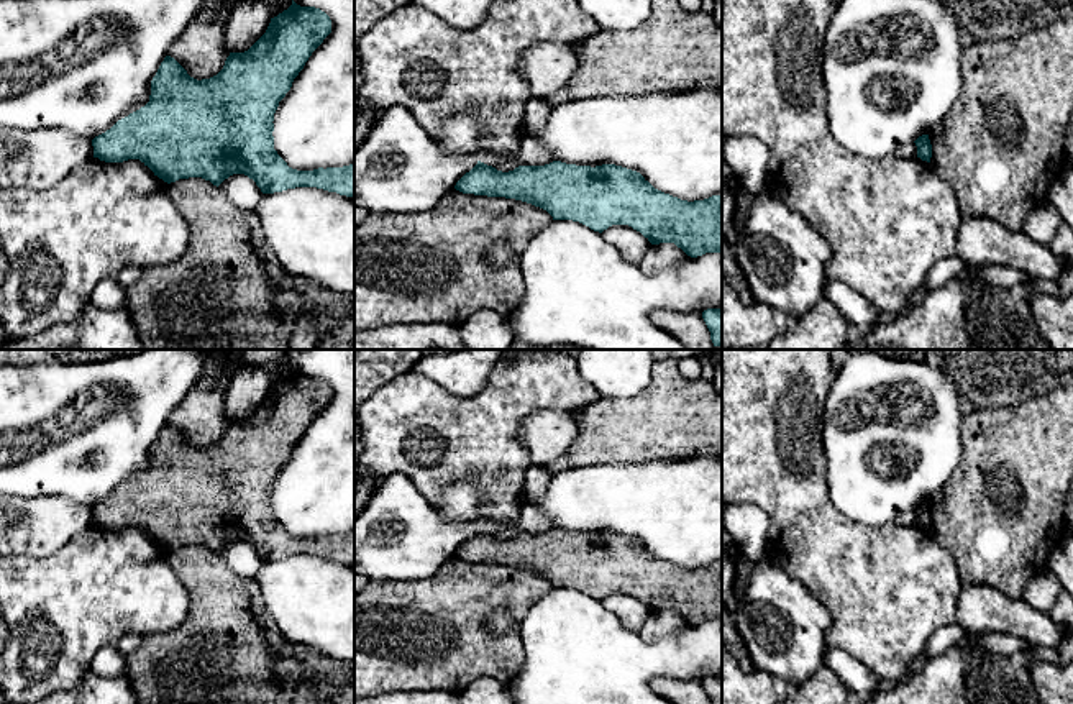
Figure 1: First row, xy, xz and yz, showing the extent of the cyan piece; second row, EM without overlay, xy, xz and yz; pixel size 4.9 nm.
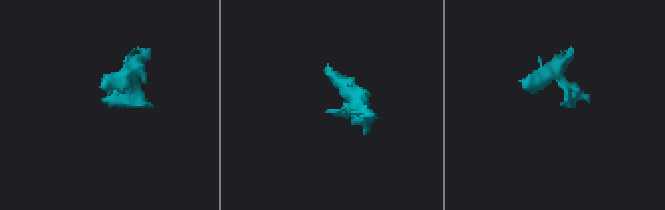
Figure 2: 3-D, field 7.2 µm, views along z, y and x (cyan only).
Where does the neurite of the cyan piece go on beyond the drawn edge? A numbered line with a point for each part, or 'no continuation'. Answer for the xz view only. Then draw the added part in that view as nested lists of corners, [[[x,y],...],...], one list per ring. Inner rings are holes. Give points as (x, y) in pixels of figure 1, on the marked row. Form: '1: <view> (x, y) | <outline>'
no continuation

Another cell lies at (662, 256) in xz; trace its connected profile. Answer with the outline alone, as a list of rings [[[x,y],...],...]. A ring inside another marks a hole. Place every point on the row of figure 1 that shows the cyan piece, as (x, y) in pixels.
[[[674,243],[651,245],[638,267],[645,274],[656,274],[664,269],[679,267],[687,254]]]

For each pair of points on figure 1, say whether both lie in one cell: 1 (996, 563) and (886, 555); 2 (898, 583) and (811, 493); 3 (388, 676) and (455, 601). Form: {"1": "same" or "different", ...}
{"1": "different", "2": "same", "3": "same"}

